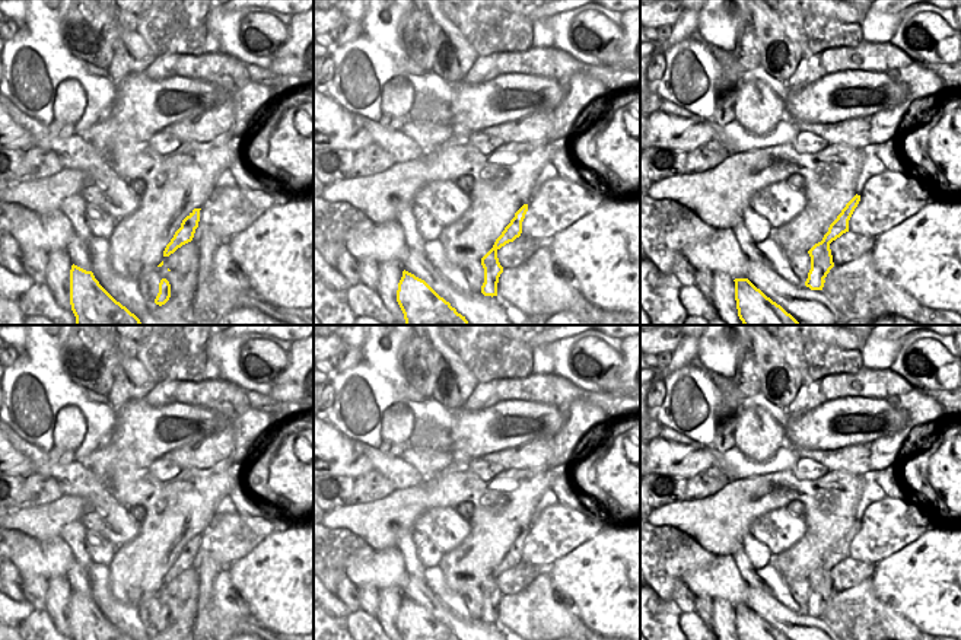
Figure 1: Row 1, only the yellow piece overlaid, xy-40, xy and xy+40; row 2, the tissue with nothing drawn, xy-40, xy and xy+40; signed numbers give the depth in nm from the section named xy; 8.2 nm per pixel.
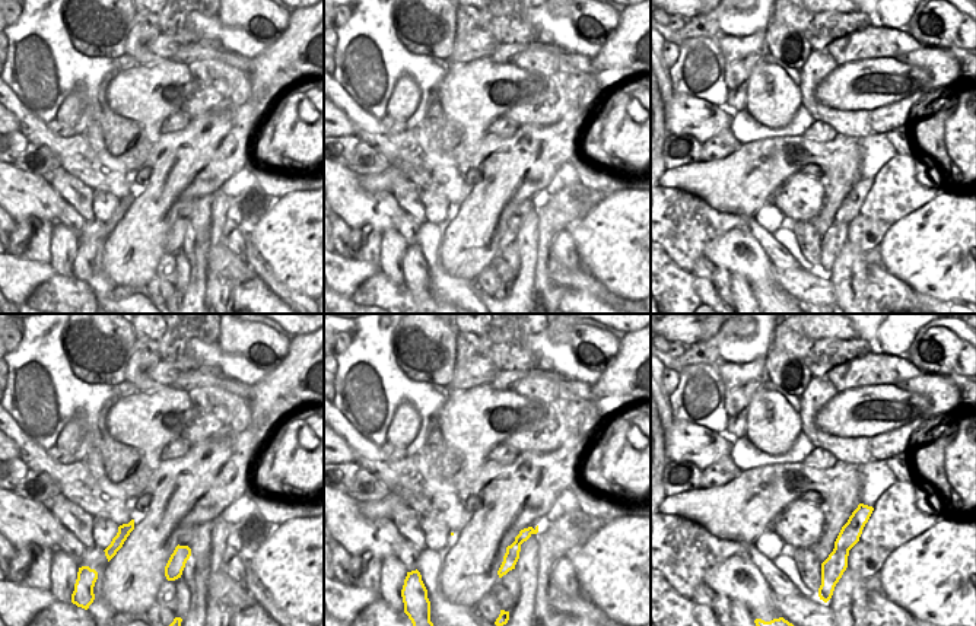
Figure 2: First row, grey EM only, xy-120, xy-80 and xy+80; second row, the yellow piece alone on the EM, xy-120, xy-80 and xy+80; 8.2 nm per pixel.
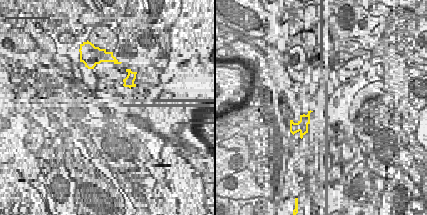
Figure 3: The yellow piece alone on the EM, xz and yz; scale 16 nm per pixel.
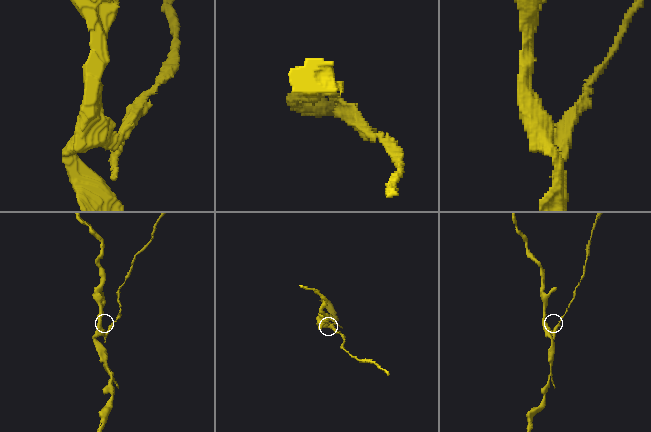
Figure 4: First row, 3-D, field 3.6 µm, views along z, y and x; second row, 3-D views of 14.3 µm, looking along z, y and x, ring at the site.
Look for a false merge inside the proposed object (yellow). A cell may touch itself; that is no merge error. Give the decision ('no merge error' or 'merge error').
merge error

